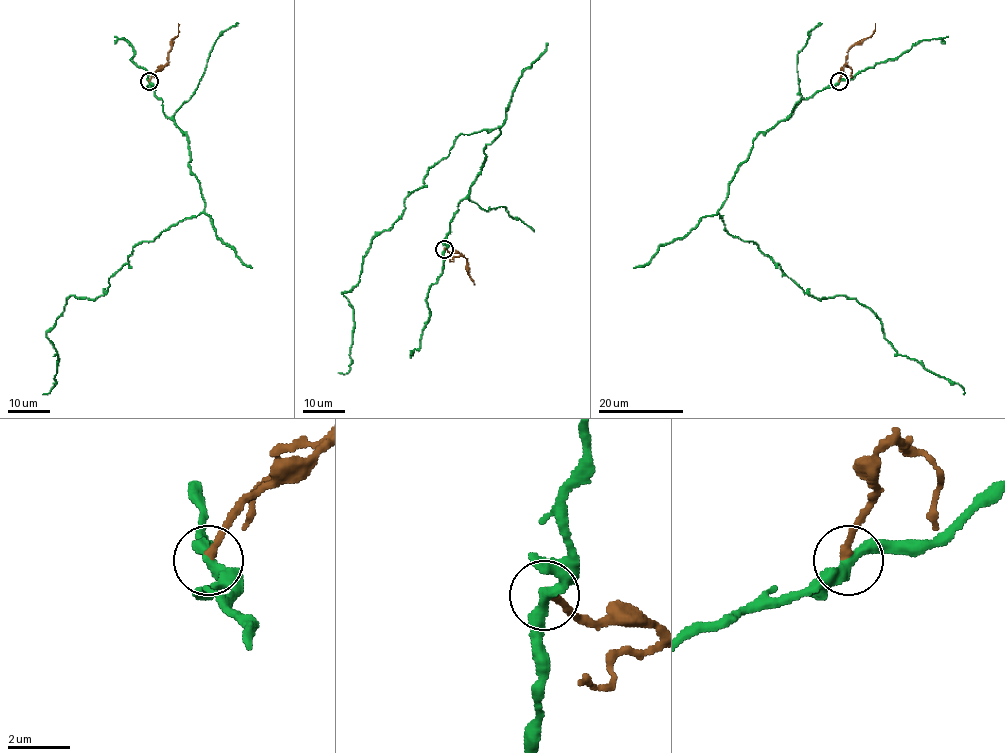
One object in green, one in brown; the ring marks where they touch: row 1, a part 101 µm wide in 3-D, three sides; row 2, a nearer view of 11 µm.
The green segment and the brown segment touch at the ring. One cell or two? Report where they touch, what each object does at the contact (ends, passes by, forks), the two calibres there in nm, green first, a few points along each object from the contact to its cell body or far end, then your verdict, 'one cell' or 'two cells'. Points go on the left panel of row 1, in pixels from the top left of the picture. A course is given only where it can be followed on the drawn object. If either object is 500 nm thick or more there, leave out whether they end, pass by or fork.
(149, 81) | green passes by | brown ends | 360/240 nm | green via (148, 82), (185, 132), (204, 209), (140, 242), (106, 292), (67, 299), (47, 333), (58, 366), (42, 394) | brown via (148, 81), (167, 61), (172, 40), (178, 34), (178, 23) | two cells

